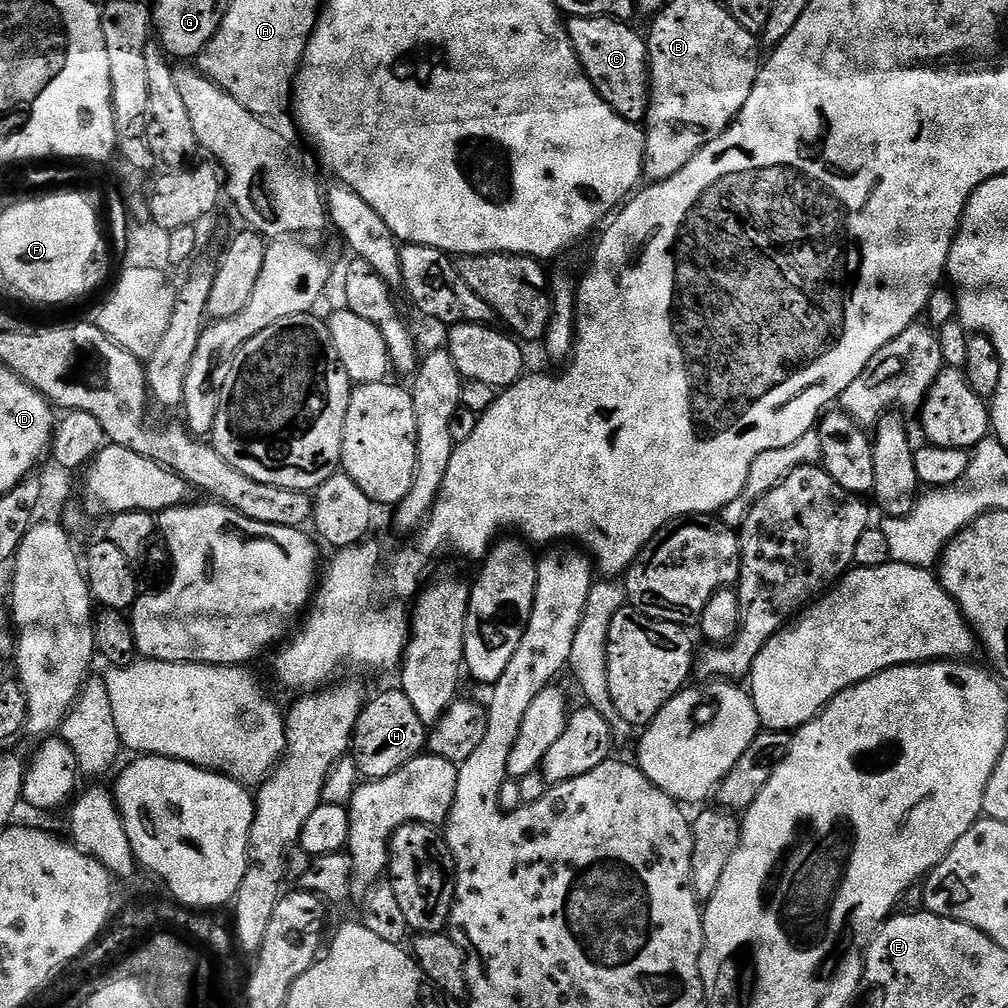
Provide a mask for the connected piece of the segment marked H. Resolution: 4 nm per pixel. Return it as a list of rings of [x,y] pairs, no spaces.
[[[403,690],[395,691],[384,692],[373,700],[371,697],[356,723],[352,737],[354,759],[359,775],[368,780],[381,780],[394,774],[394,770],[406,766],[406,762],[421,755],[426,748],[426,725],[418,716],[418,710],[414,710],[414,702],[406,698]]]

